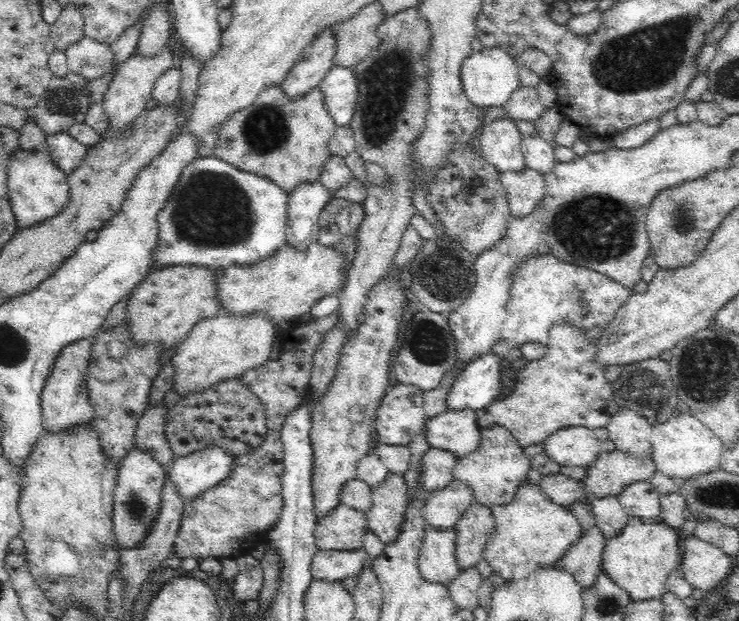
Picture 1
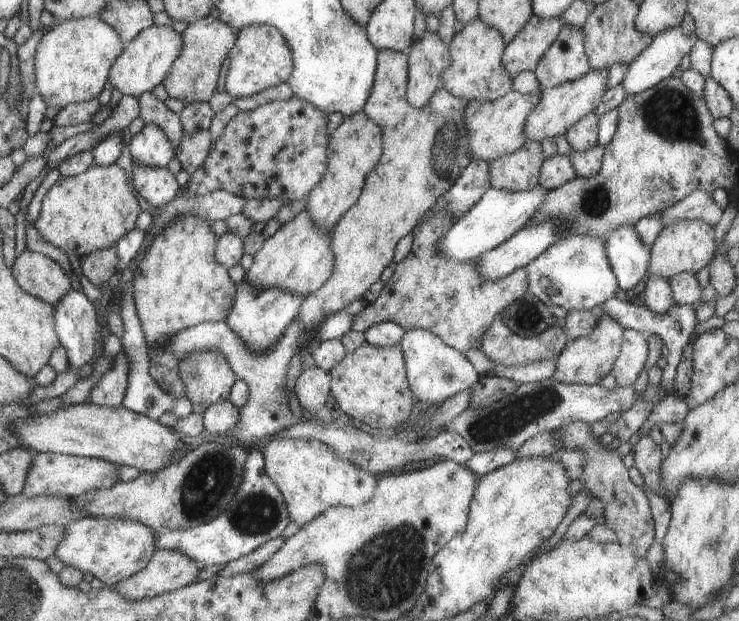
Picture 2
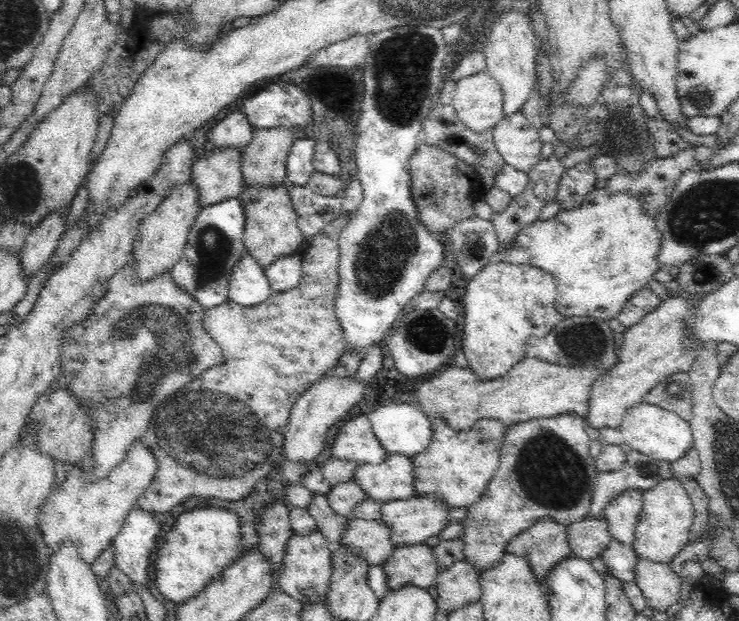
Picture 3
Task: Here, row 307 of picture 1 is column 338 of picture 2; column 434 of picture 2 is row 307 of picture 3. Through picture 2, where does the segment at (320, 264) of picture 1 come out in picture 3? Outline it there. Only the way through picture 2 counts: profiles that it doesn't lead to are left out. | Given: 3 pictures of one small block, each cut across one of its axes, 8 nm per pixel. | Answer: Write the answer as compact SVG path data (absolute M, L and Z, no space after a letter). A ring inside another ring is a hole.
M130 260L110 277L107 292L92 306L92 312L88 312L80 322L68 326L61 339L62 374L59 378L64 379L63 384L70 395L75 396L80 409L84 409L86 417L92 421L94 433L89 449L94 464L90 472L84 472L84 480L105 478L125 459L128 447L147 431L160 400L198 379L204 370L225 361L223 350L204 329L204 307L179 288L170 273L140 284L136 281L136 268L136 261Z

